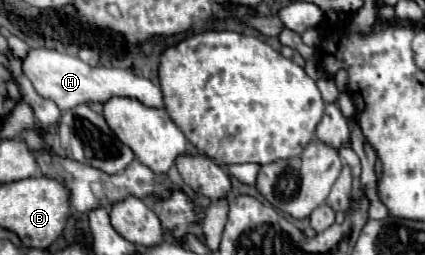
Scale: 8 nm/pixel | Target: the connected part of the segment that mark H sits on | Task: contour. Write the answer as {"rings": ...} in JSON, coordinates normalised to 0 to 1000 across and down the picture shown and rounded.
{"rings":[[[71,192],[71,208],[52,239],[52,271],[56,271],[56,294],[75,318],[89,373],[122,388],[146,435],[160,435],[193,404],[221,404],[221,396],[249,404],[264,380],[306,380],[306,388],[329,396],[344,420],[386,427],[381,349],[372,333],[362,333],[353,310],[325,302],[292,271],[240,263],[240,255],[216,263],[174,216],[136,208],[122,192]]]}

